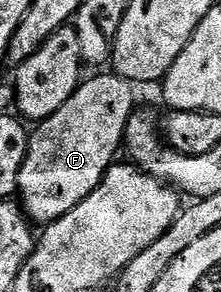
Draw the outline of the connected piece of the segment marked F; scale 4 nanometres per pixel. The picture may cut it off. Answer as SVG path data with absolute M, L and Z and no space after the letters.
M98 72L95 78L87 77L79 85L78 90L60 108L60 112L52 112L52 116L45 118L43 122L37 123L38 130L29 135L26 144L26 159L20 168L18 177L17 197L20 199L20 205L31 223L49 224L60 220L80 200L88 197L94 189L100 184L100 180L106 175L106 171L115 165L114 158L124 146L128 120L134 115L136 103L134 103L135 87L118 77L113 72Z

